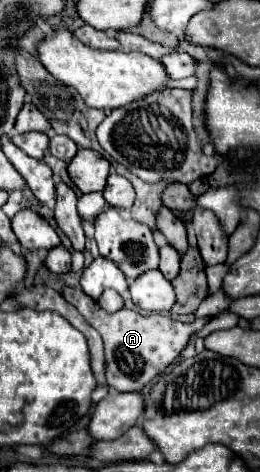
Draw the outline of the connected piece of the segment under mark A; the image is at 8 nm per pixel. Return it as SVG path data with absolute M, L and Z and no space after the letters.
M63 287L63 297L75 305L75 309L87 319L91 327L95 327L105 343L105 361L109 387L121 393L139 391L147 383L151 383L169 363L173 363L179 353L185 349L189 335L199 329L197 323L181 323L161 314L141 315L131 309L119 309L117 313L103 311L97 301L87 297L81 289Z

